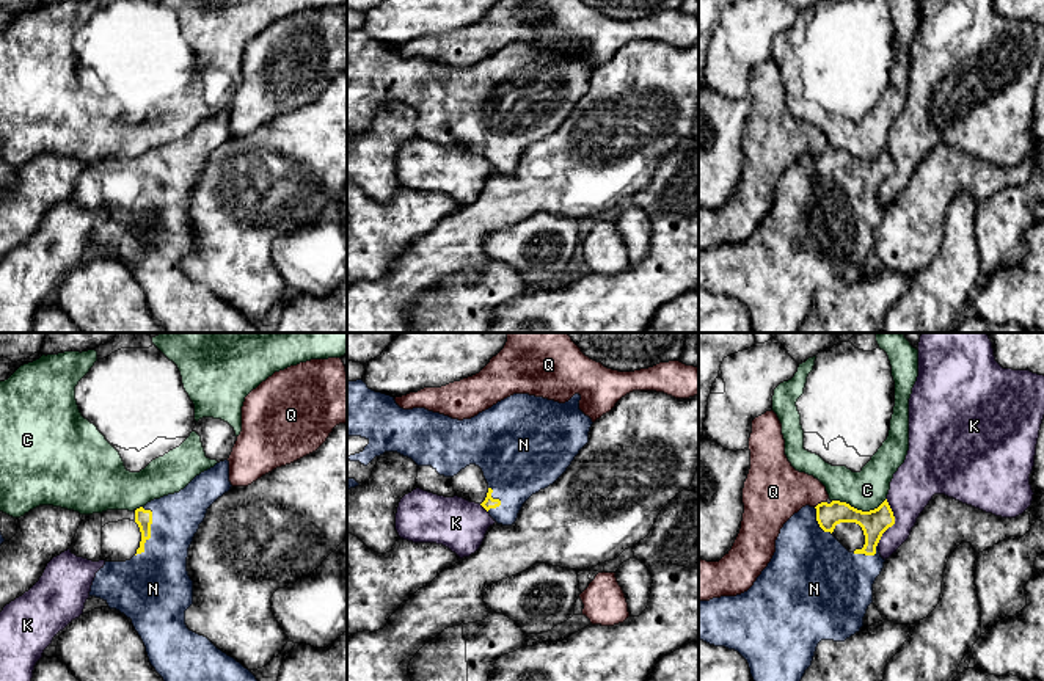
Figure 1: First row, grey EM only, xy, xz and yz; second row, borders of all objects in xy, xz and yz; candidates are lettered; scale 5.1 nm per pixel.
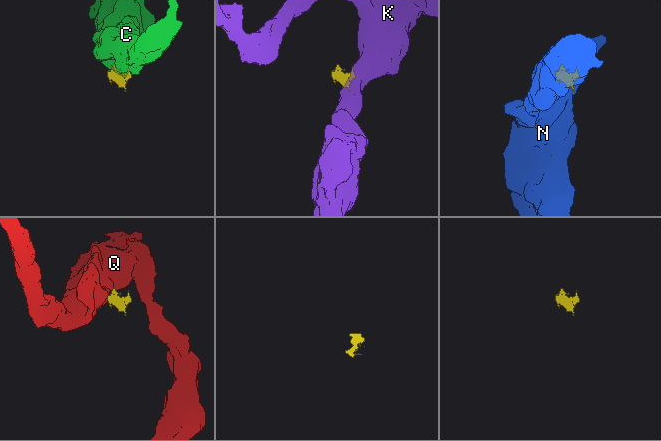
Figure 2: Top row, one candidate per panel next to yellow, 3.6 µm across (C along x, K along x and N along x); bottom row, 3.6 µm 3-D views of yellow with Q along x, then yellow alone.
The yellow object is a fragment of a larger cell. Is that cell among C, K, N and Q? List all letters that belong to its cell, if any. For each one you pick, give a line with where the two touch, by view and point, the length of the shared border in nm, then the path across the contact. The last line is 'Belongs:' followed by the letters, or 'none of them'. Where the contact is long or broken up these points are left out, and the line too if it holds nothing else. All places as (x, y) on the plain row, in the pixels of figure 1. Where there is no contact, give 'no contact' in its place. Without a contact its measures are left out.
N: contact xy (149, 179); length 260 nm
Belongs: N

